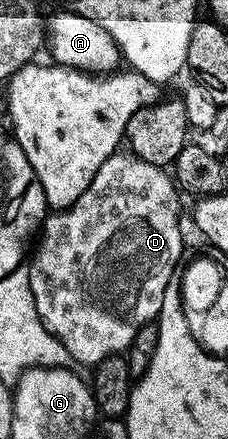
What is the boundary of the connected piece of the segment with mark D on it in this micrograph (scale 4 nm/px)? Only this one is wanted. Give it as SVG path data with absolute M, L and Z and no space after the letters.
M132 154L121 155L105 159L95 178L91 178L91 186L79 194L70 208L46 215L36 241L37 253L33 264L28 265L35 310L46 330L69 351L74 361L88 366L124 353L141 327L160 317L167 282L171 282L171 274L183 254L181 224L177 221L179 189L172 175Z

